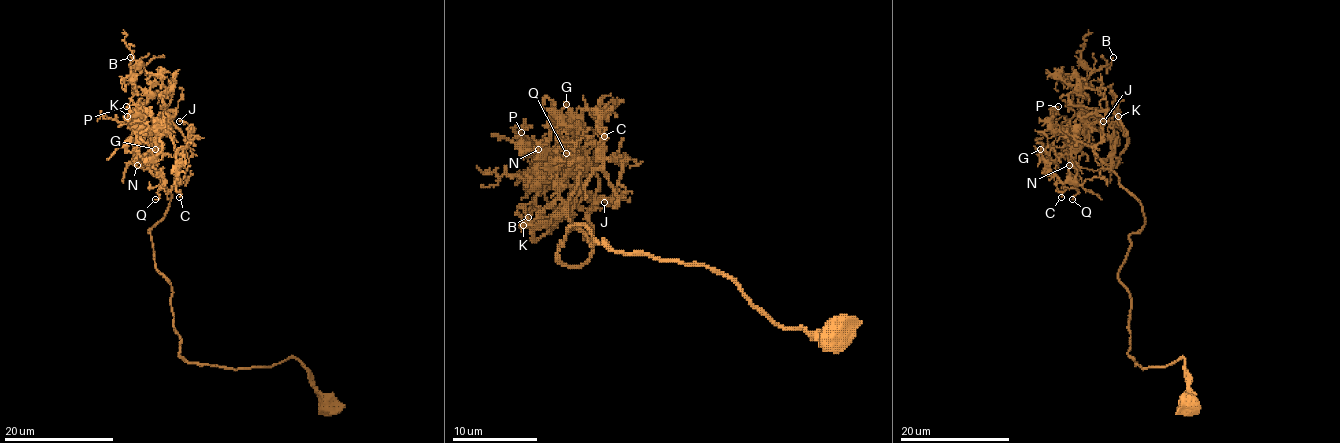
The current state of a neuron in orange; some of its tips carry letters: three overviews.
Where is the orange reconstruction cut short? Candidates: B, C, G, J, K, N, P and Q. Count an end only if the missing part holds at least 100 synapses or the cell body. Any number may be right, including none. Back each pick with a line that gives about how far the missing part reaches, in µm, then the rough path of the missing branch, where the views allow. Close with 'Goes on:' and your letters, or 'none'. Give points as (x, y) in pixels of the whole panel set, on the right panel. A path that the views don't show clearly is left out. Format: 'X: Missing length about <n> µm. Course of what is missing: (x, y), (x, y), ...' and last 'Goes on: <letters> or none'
J: Missing length about 25 µm. Course of what is missing: (1103, 121), (1095, 124), (1073, 110), (1053, 113), (1055, 106), (1051, 101), (1053, 75), (1070, 69)
Goes on: J

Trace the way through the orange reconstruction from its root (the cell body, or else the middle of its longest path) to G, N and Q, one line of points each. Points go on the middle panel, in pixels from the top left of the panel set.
G: (836, 340), (583, 225), (564, 263), (591, 253), (557, 185), (581, 140), (566, 104)
N: (836, 340), (583, 225), (564, 263), (591, 242), (560, 195), (568, 149), (538, 149)
Q: (836, 340), (583, 225), (564, 263), (591, 253), (566, 153)

